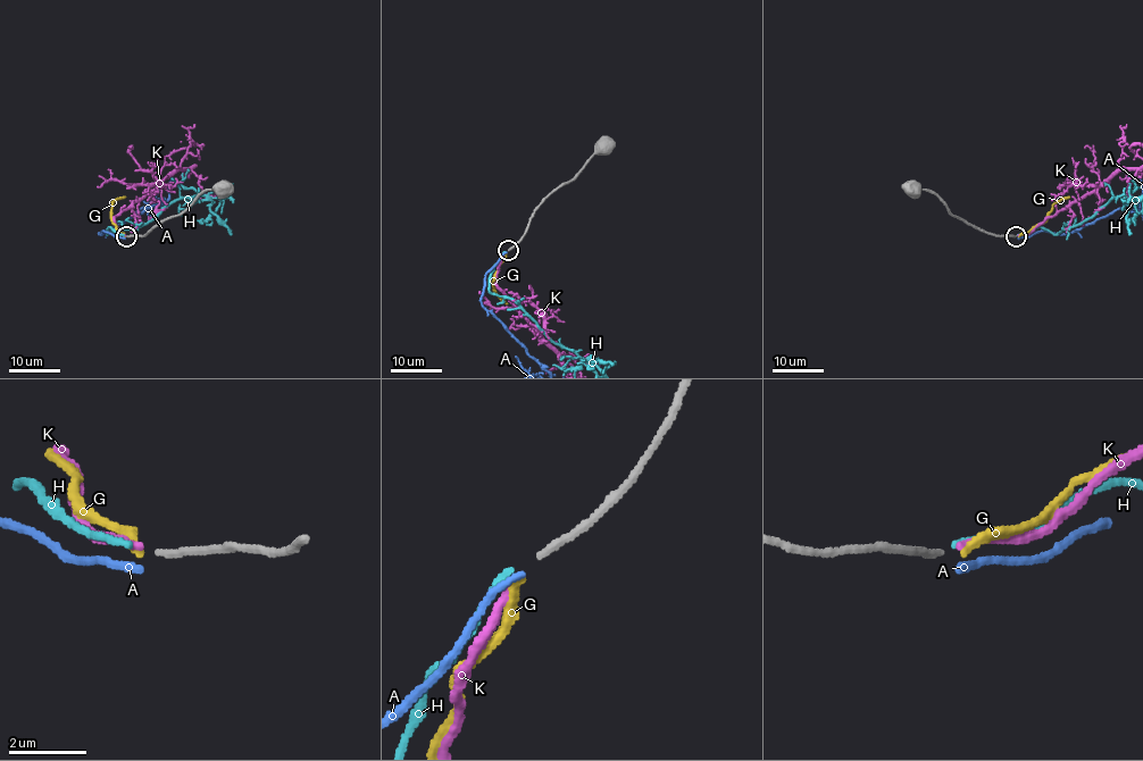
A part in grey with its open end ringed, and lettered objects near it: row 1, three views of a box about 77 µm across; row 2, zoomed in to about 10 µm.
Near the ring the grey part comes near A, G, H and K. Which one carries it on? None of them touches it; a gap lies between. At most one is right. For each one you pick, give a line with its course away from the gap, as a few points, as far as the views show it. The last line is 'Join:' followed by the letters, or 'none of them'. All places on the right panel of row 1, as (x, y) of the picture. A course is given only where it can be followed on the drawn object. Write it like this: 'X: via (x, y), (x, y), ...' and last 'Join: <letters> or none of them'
Join: H

